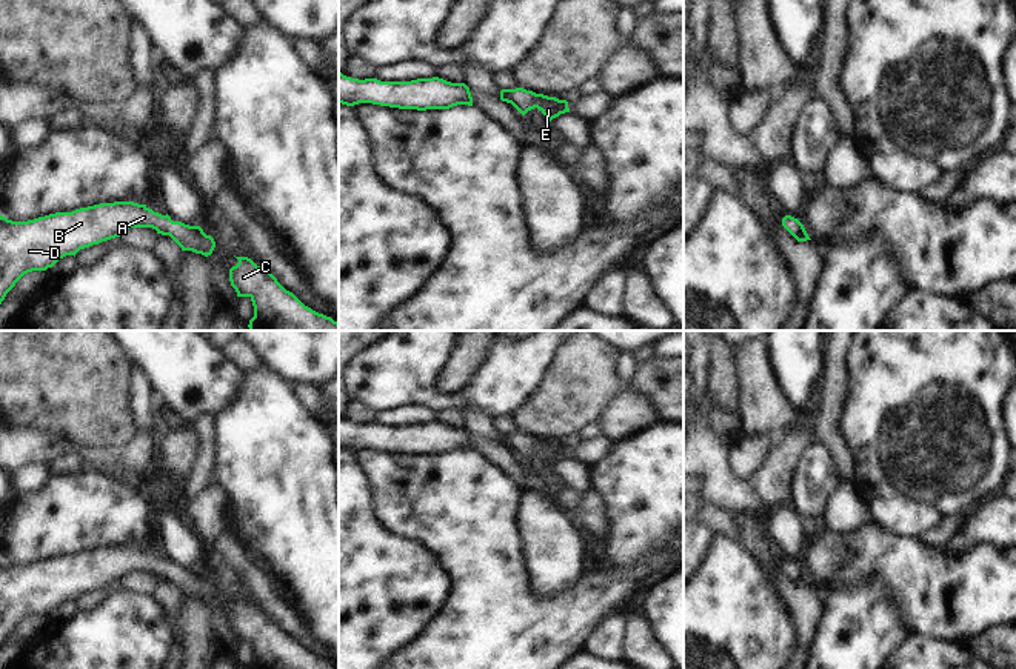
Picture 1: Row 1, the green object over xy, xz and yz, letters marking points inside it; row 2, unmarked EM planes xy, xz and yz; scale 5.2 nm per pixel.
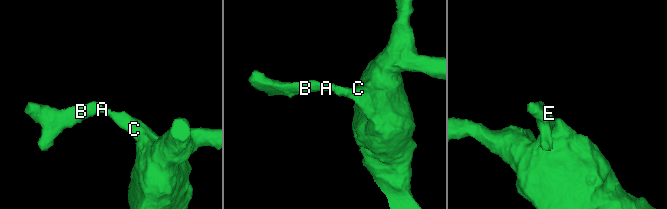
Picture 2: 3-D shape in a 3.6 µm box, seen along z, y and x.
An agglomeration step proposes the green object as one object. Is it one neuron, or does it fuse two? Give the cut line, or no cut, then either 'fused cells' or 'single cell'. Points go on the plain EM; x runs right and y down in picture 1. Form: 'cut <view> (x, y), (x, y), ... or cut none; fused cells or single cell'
cut none; single cell

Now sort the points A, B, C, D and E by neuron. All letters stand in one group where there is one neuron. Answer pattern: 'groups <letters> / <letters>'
groups A B C D E

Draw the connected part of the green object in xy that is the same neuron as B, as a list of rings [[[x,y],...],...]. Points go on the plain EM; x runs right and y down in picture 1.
[[[100,548],[72,557],[55,557],[28,566],[0,560],[0,649],[28,617],[46,615],[60,603],[120,581],[129,572],[152,572],[169,580],[182,595],[211,600],[216,586],[200,571],[172,566],[146,549]]]

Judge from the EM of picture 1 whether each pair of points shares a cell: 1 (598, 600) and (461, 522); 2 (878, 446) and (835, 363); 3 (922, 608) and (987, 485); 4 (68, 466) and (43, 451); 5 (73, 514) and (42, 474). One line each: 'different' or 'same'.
1: same
2: different
3: different
4: different
5: different

